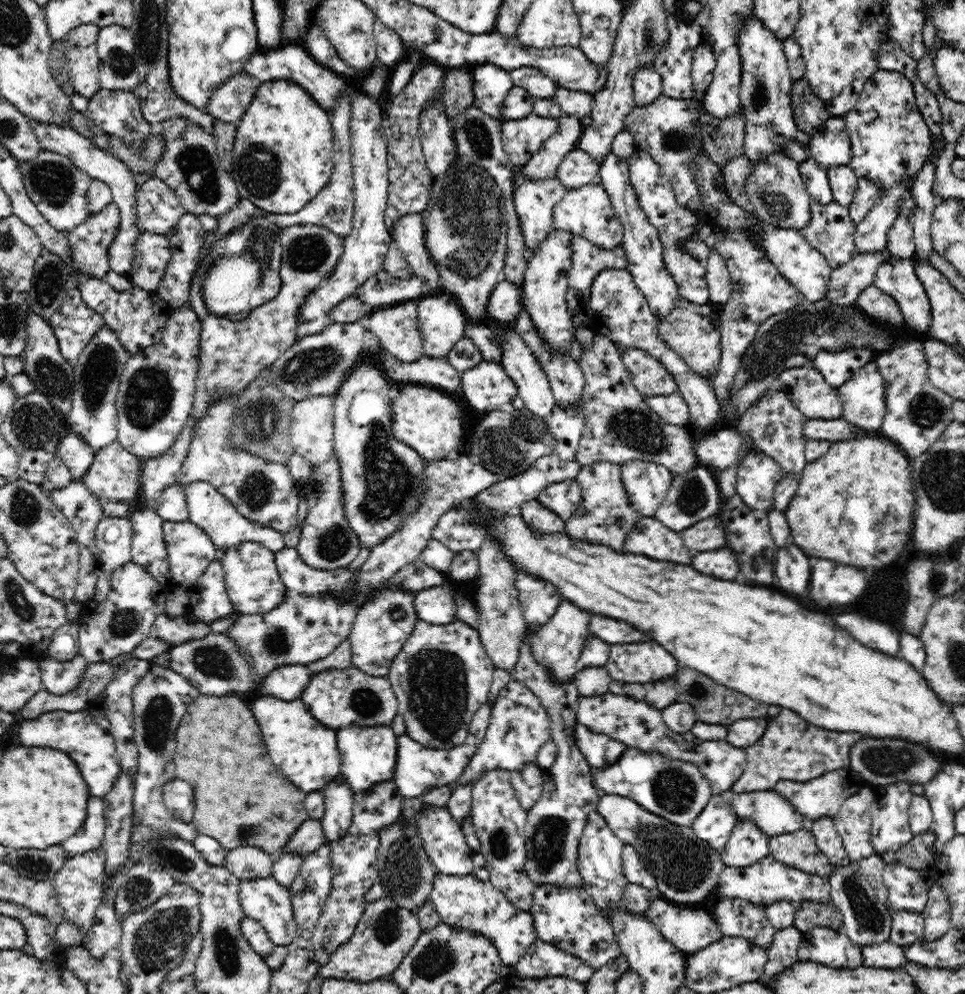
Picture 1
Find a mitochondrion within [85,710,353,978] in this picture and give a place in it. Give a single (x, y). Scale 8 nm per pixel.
(157, 943)

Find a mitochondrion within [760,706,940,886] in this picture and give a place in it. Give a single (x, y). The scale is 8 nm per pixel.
(880, 760)

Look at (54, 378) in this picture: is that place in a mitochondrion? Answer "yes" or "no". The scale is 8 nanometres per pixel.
yes

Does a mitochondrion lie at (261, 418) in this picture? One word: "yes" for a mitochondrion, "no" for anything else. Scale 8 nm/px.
yes

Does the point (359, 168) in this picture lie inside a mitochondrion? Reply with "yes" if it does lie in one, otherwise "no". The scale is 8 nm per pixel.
no

